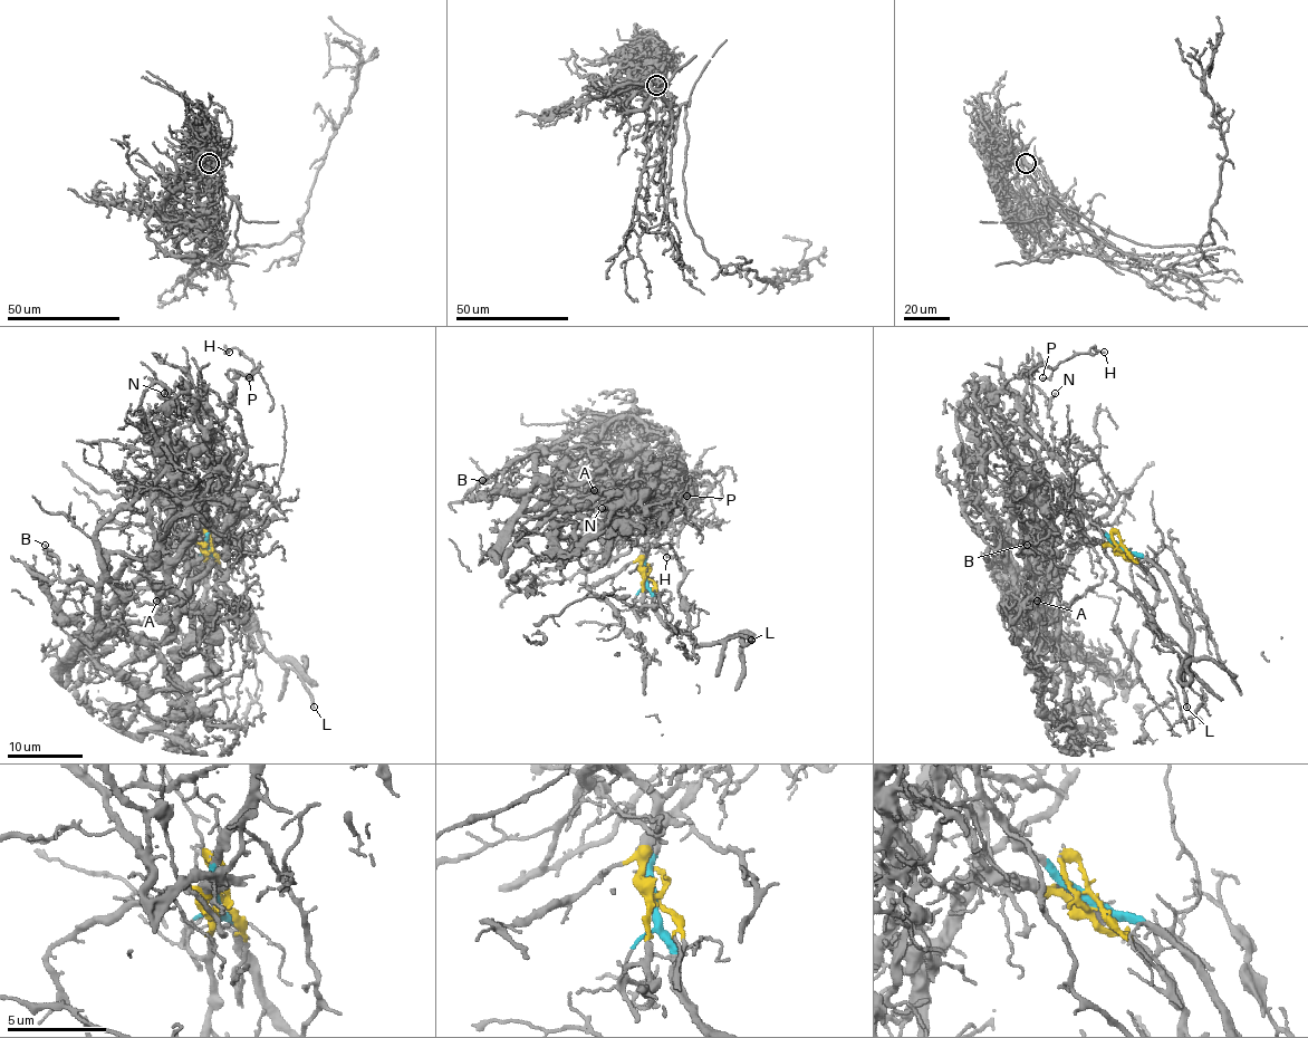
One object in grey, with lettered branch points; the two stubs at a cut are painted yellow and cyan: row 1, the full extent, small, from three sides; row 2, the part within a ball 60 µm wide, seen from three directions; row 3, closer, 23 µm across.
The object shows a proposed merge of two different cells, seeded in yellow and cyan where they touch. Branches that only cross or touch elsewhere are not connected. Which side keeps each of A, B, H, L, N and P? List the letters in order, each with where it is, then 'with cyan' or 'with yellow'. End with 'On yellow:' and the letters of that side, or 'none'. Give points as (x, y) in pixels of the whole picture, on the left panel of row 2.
A: at (156, 601); with yellow
B: at (45, 545); with yellow
H: at (229, 352); with cyan
L: at (314, 707); with cyan
N: at (164, 393); with yellow
P: at (249, 377); with cyan
On yellow: A, B, N

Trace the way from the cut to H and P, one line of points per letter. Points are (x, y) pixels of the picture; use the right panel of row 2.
H: (1123, 548), (1082, 507), (1070, 472), (998, 406), (998, 392), (1020, 373), (1056, 367), (1092, 348), (1105, 352)
P: (1123, 548), (1082, 507), (1070, 472), (998, 406), (998, 392), (1020, 373), (1054, 368), (1042, 378)

